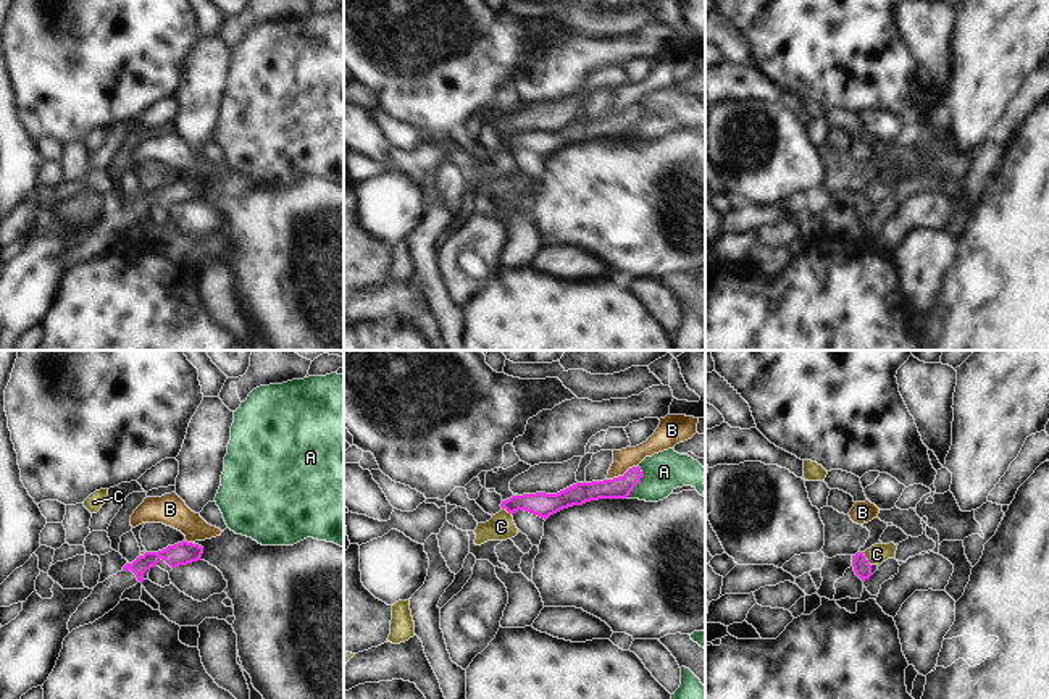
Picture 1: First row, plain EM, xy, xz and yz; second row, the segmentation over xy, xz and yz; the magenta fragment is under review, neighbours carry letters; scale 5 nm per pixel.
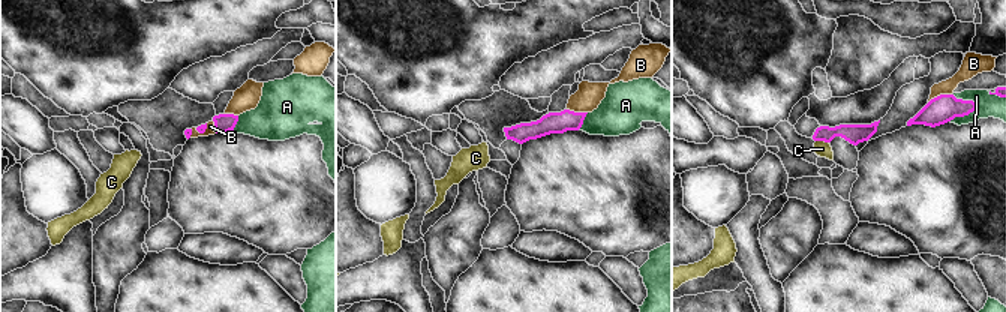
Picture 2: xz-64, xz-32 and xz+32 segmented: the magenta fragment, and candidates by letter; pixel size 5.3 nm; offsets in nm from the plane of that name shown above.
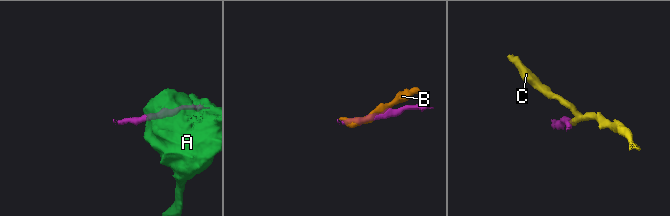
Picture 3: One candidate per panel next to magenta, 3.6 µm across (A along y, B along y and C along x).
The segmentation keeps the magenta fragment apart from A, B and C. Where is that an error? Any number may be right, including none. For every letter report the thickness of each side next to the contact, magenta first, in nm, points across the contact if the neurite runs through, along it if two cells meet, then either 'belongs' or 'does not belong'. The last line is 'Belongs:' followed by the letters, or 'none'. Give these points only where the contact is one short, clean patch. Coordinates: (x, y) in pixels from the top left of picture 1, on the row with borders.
A: 110 nm thick on the magenta side, 200 nm on the other; does not belong
B: 110 nm thick on the magenta side, 110 nm on the other; does not belong
C: 90 nm thick on the magenta side, 100 nm on the other; border along yz (862, 552), (870, 565); does not belong
Belongs: none

